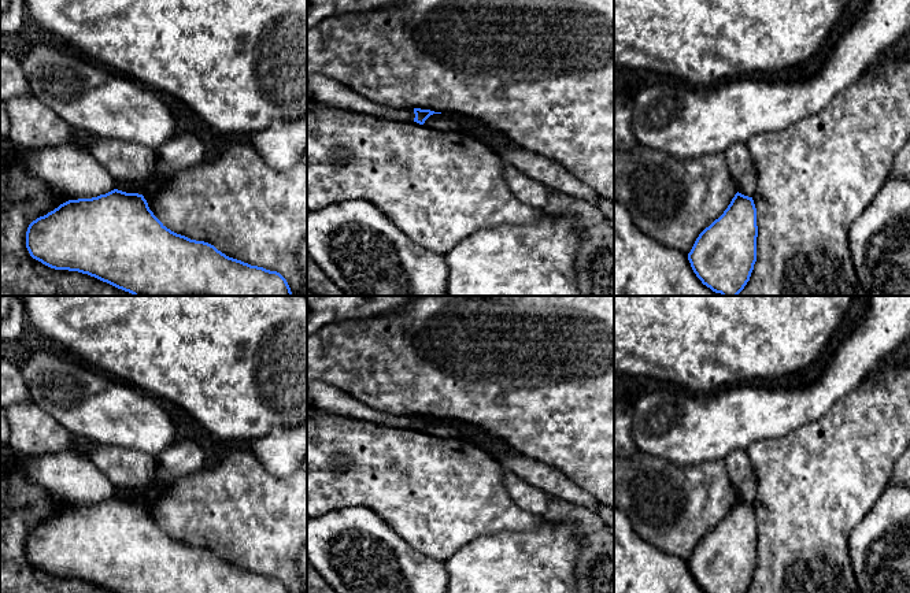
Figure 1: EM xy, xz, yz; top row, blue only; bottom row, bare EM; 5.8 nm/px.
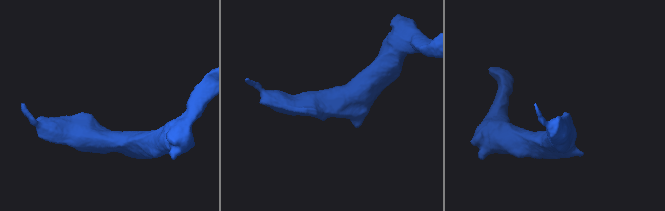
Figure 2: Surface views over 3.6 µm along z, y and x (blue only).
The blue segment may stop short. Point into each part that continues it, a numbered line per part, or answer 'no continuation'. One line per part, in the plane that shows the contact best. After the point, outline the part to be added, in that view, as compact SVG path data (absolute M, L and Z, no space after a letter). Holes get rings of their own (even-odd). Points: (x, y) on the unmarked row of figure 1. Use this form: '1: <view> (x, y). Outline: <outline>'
no continuation

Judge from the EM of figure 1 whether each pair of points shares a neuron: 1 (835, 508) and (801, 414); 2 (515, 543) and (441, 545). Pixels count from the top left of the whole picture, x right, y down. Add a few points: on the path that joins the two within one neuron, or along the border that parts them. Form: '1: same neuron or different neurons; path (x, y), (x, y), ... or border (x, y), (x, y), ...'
1: different neurons; border (832, 407), (816, 421), (775, 437)
2: different neurons; border (498, 532), (474, 537), (446, 562)

